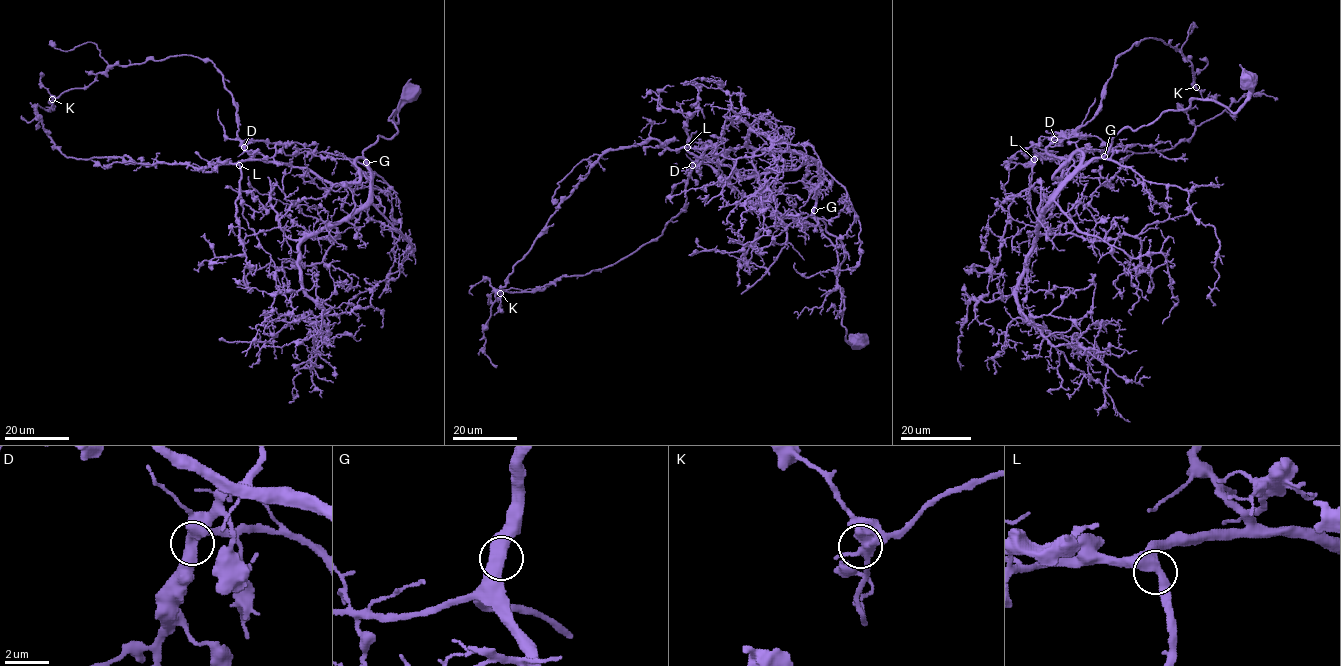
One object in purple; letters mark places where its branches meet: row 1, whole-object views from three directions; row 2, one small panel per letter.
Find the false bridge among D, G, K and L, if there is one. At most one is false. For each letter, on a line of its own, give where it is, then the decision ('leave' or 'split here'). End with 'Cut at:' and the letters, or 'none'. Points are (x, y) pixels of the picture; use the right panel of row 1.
D: at (1054, 139); leave
G: at (1104, 156); leave
K: at (1196, 87); leave
L: at (1034, 159); leave
Cut at: none

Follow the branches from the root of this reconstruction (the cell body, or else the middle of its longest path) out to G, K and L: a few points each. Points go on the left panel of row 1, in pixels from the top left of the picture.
G: (409, 94), (398, 121), (394, 110), (388, 118), (397, 132), (378, 136), (366, 162)
K: (409, 94), (370, 170), (336, 184), (255, 159), (210, 60), (112, 64), (52, 99)
L: (409, 94), (388, 118), (397, 132), (364, 151), (370, 170), (355, 161), (357, 181), (239, 165)

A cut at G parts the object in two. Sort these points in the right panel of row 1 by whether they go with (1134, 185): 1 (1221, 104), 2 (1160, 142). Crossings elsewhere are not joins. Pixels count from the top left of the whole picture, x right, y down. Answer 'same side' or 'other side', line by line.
1: other side
2: same side

